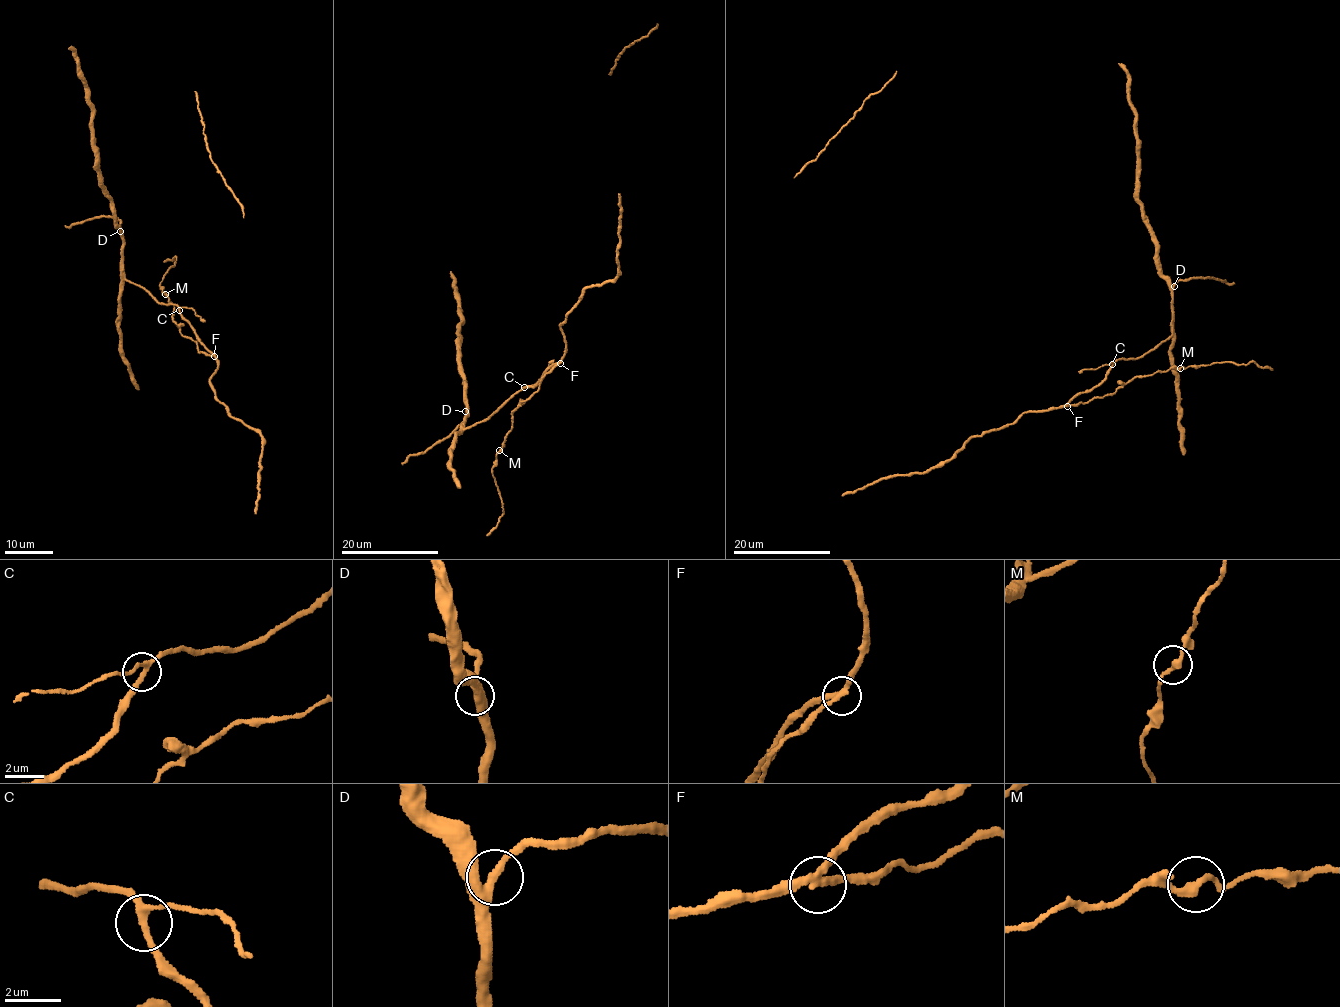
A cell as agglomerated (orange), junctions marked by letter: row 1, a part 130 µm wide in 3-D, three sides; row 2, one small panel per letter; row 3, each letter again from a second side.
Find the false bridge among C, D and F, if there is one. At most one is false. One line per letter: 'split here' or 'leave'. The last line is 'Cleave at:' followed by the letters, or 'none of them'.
C: leave
D: leave
F: split here
Cleave at: F

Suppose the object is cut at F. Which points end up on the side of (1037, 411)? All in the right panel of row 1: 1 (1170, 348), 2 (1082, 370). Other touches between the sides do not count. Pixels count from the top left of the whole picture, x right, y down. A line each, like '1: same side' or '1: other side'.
1: same side
2: same side

